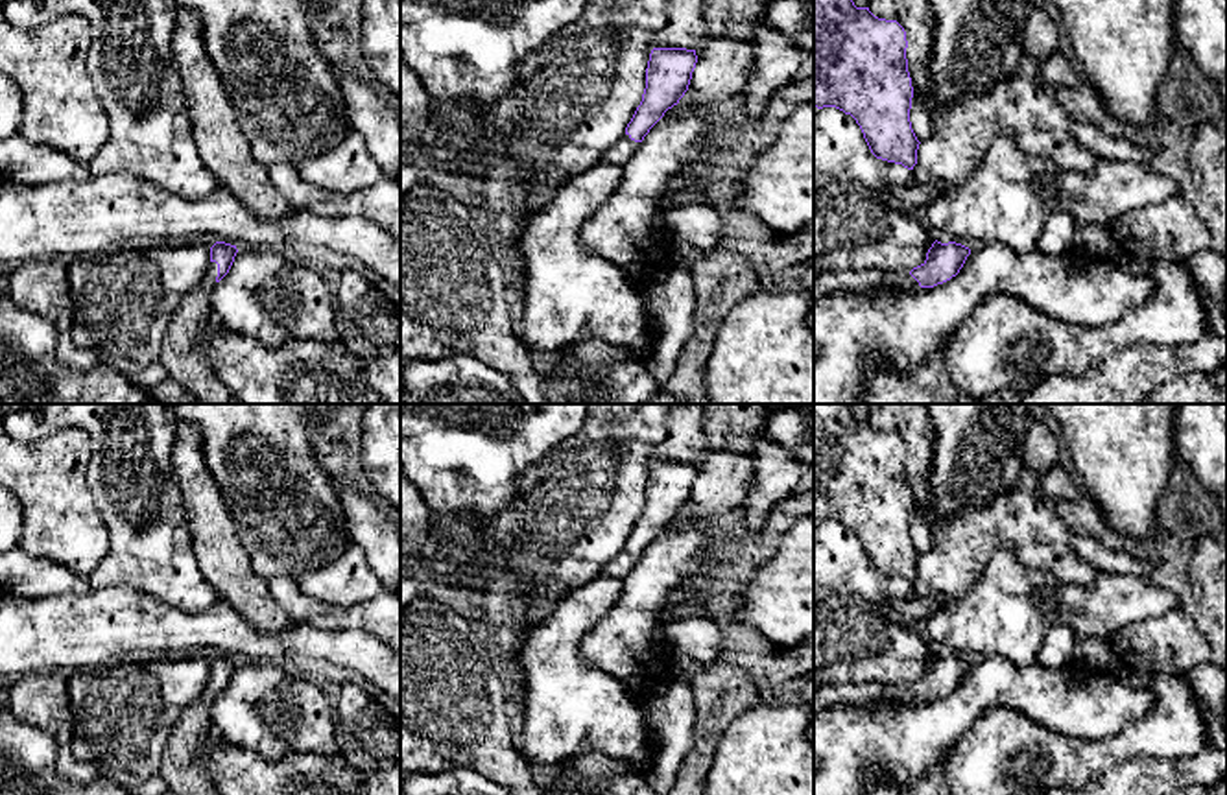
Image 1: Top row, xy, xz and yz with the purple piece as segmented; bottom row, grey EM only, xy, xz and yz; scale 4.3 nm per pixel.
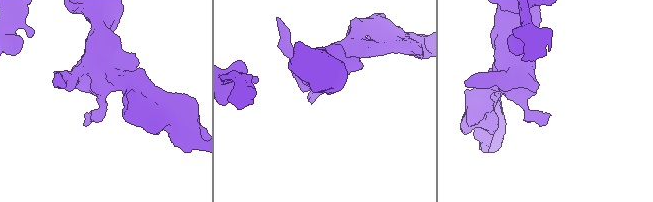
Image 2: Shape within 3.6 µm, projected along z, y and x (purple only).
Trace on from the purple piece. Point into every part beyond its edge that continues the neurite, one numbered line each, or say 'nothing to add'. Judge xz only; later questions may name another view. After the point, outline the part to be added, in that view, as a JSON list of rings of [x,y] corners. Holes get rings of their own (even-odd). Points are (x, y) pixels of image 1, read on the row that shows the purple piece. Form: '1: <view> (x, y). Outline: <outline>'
1: xz (622, 150). Outline: [[[624,135],[607,153],[603,153],[600,162],[616,164],[622,168],[638,144],[640,142],[631,140],[629,135]]]

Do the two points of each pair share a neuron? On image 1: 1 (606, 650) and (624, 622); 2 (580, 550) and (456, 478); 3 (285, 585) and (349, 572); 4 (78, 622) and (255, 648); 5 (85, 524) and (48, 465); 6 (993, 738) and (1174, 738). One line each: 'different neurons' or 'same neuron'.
1: same neuron
2: different neurons
3: different neurons
4: same neuron
5: same neuron
6: same neuron

